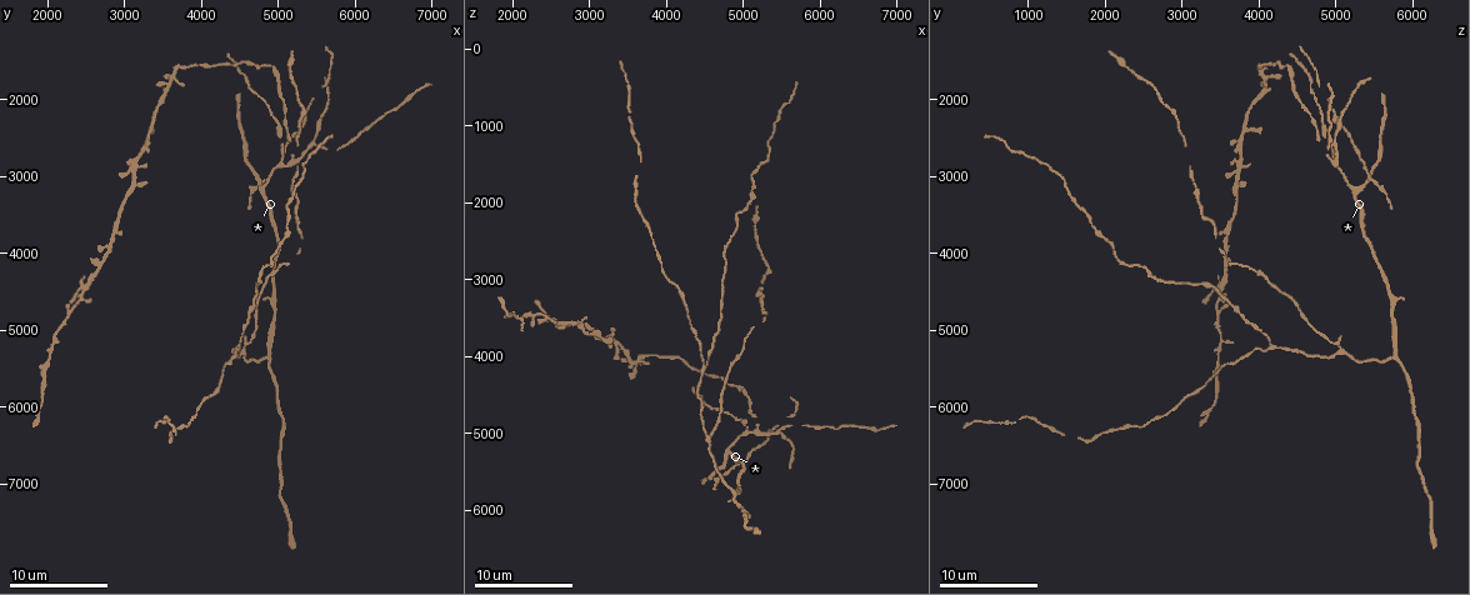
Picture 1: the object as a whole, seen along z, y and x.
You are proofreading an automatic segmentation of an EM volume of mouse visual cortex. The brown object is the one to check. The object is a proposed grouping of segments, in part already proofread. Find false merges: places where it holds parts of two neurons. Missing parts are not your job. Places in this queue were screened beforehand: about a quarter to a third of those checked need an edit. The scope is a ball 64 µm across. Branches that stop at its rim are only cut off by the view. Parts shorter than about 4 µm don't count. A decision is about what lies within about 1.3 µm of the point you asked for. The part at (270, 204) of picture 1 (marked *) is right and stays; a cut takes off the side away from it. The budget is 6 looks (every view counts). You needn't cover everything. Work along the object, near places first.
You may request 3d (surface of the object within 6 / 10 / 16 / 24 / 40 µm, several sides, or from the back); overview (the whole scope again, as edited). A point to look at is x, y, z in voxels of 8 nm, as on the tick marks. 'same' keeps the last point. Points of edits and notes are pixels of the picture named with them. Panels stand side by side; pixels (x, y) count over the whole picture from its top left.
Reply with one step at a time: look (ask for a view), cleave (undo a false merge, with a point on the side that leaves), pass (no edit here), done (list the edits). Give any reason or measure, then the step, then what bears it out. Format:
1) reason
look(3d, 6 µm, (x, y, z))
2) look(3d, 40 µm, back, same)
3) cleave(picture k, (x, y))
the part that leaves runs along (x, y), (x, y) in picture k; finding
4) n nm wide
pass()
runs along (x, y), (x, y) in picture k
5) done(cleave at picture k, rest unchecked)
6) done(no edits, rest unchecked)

branch point
look(3d, 16 µm, (5000, 2850, 4950))

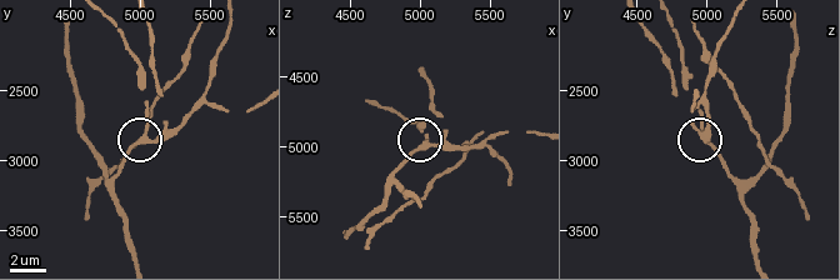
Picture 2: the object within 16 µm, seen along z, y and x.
pass()
runs along (124, 210), (115, 194), (124, 158), (180, 128) in picture 2; one neuron here

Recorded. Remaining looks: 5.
three-way junction
look(3d, 10 µm, (3350, 2450, 3800))

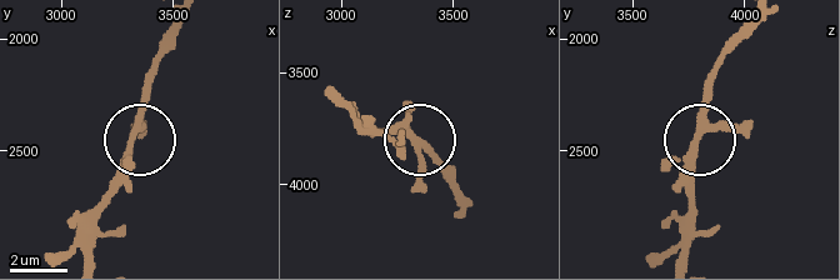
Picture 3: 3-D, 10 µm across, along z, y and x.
pass()
runs along (746, 21), (714, 79), (691, 165), (691, 199) in picture 3; all the same neuron

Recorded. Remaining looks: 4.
a fork
look(3d, 10 µm, (4450, 5200, 4150))

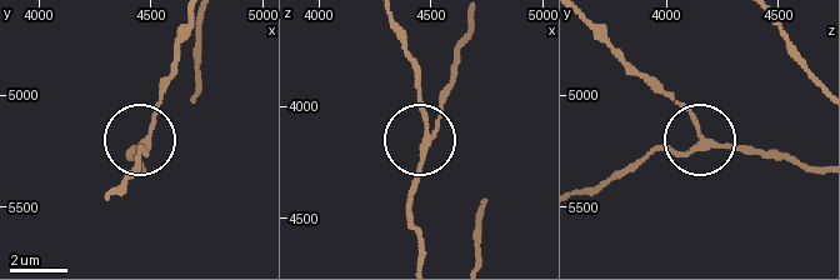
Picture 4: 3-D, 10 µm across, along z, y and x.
zoom in
look(3d, 6 µm, (4470, 5200, 4160))

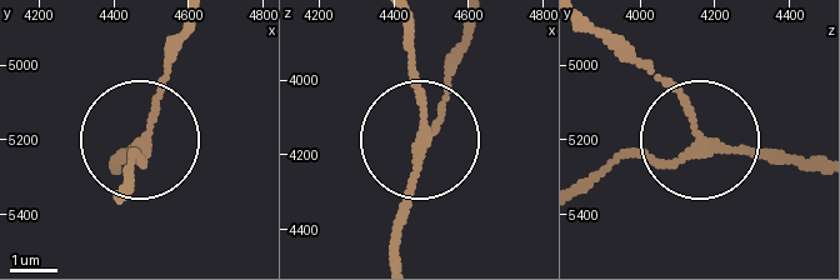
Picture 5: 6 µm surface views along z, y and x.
3 arms
pass()
runs along (815, 171), (695, 143), (593, 171) in picture 5; continuous, no second neuron

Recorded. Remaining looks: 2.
done(no edits, rest unchecked)

